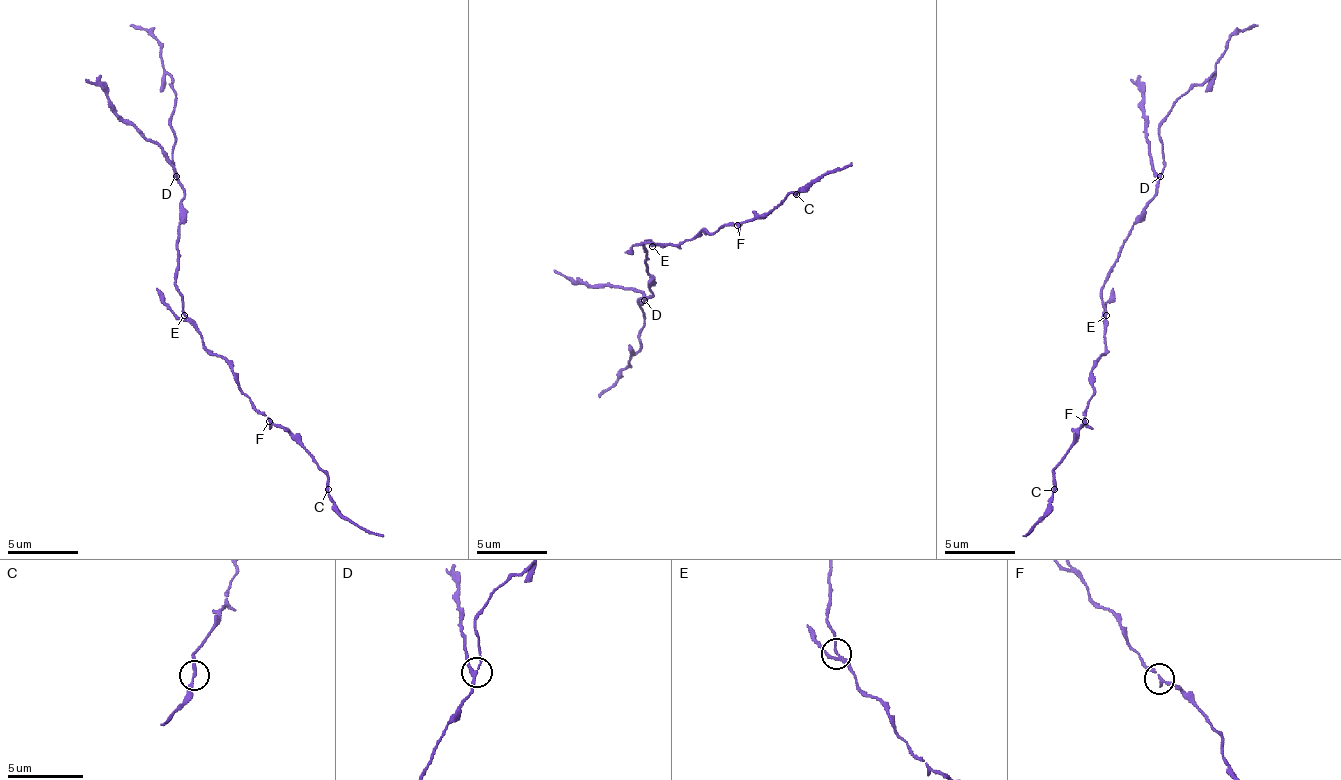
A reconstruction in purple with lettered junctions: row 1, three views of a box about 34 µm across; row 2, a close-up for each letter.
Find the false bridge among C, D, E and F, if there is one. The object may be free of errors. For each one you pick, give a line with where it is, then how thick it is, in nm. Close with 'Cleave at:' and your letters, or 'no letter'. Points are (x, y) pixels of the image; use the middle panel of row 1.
D: Place: (644, 300). Thickness 170 nm
Cleave at: D

